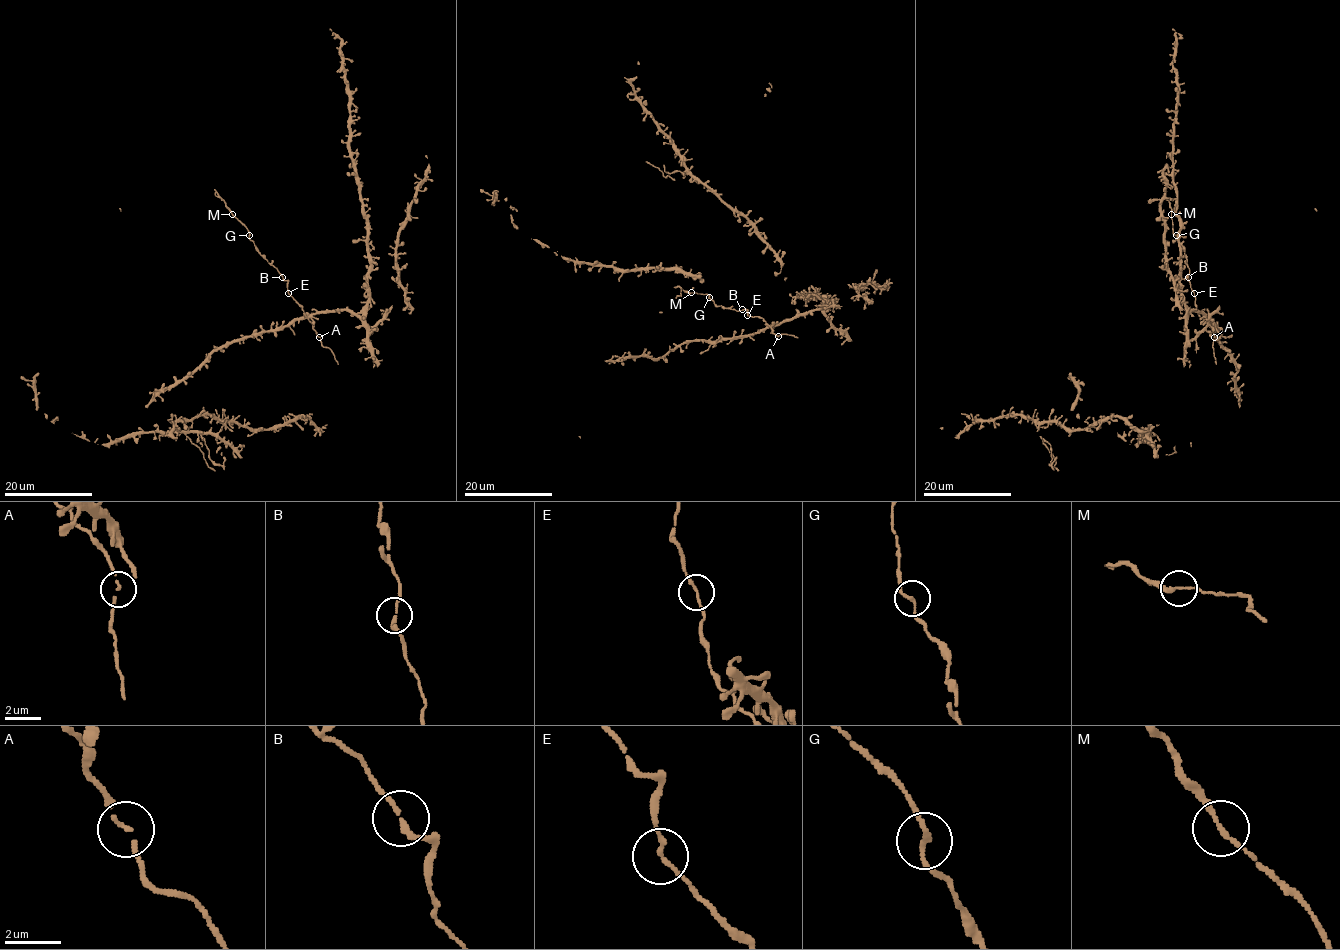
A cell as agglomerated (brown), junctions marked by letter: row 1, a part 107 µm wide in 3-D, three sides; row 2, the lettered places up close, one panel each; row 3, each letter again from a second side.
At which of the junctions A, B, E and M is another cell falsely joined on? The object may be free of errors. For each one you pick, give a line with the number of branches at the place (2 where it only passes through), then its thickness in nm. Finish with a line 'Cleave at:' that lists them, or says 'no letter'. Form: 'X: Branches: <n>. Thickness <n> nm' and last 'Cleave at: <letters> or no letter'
Cleave at: no letter

